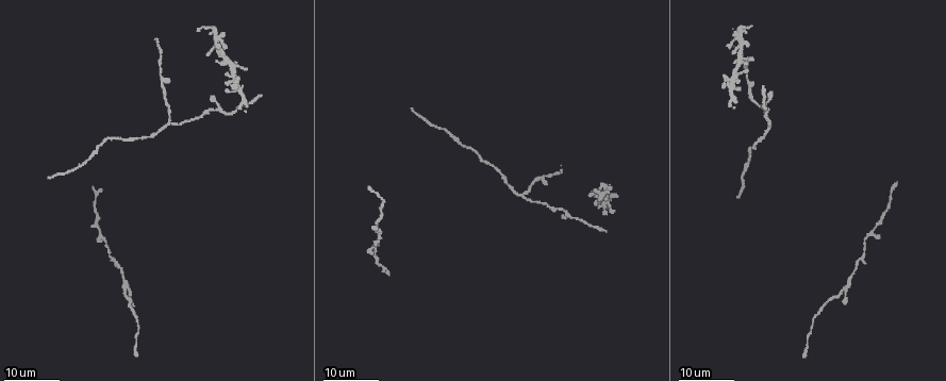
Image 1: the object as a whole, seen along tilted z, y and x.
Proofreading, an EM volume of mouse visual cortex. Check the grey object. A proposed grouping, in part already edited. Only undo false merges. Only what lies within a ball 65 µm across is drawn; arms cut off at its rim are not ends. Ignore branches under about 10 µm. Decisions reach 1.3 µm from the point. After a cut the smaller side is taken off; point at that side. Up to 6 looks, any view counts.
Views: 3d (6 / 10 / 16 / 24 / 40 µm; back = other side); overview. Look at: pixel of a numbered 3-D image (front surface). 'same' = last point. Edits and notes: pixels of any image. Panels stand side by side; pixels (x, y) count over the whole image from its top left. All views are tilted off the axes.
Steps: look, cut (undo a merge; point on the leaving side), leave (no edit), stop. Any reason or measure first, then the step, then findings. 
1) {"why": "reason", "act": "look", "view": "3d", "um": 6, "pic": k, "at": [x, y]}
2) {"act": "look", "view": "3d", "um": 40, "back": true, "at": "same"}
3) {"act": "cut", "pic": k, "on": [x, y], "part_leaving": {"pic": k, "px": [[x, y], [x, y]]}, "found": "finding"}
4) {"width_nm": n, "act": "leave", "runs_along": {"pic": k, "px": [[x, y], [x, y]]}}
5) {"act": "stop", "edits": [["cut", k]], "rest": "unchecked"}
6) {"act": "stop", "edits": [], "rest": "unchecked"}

{"why": "two arms in line, one across", "act": "look", "view": "3d", "um": 24, "pic": 1, "at": [101, 237]}

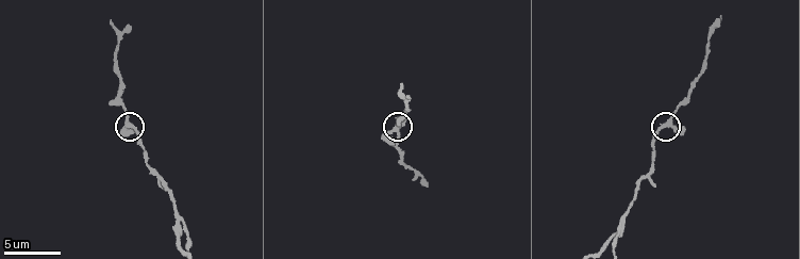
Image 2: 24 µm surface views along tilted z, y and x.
{"why": "closer look", "act": "look", "view": "3d", "um": 6, "pic": 2, "at": [131, 124]}

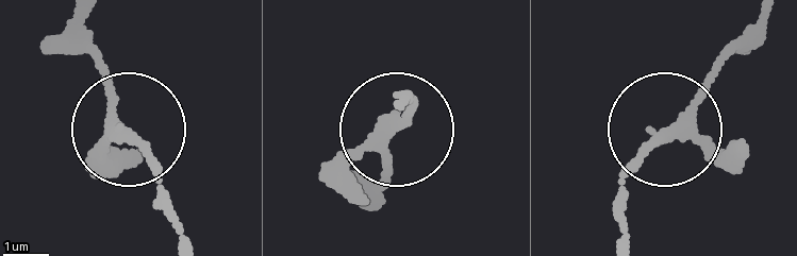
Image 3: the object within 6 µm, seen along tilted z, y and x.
{"width_nm": 220, "act": "leave", "found": "all the same neuron"}

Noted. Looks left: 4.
{"why": "two arms in line, one across", "act": "look", "view": "3d", "um": 16, "pic": 2, "at": [176, 234]}

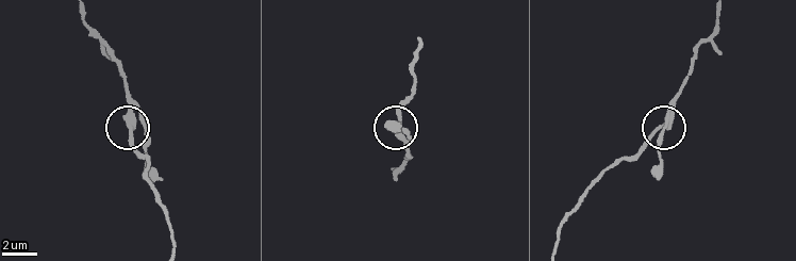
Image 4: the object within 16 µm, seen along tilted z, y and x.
{"arms": 3, "act": "leave", "found": "all the same neuron"}

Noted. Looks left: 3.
{"why": "three arms meet", "act": "look", "view": "3d", "um": 16, "pic": 1, "at": [521, 195]}

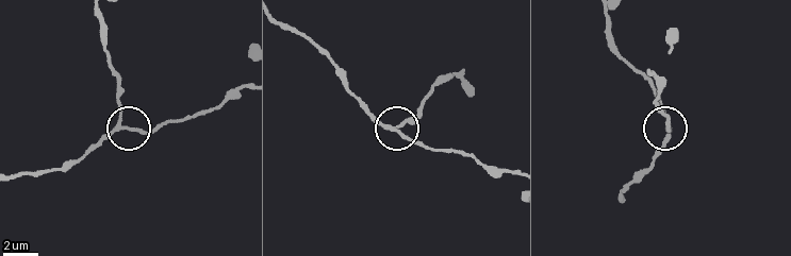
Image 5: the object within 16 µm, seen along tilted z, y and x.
{"act": "look", "view": "3d", "um": 10, "pic": 5, "at": [122, 127]}

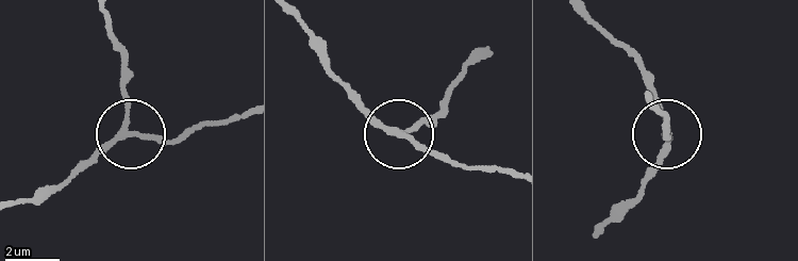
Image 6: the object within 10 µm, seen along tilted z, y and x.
{"side_arm_um": 20, "act": "leave", "runs_along": {"pic": 6, "px": [[22, 199], [46, 193], [122, 137], [126, 74]]}, "found": "one neuron here"}

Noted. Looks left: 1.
{"act": "stop", "edits": [], "rest": "unchecked"}

